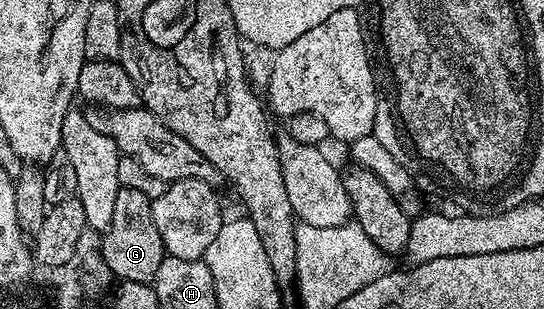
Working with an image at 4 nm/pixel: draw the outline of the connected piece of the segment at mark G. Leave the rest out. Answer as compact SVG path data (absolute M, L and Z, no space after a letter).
M121 187L114 200L114 217L102 232L101 239L104 240L100 243L98 254L117 280L155 284L158 265L162 265L166 252L158 234L158 225L154 225L152 200L146 197L146 193Z

